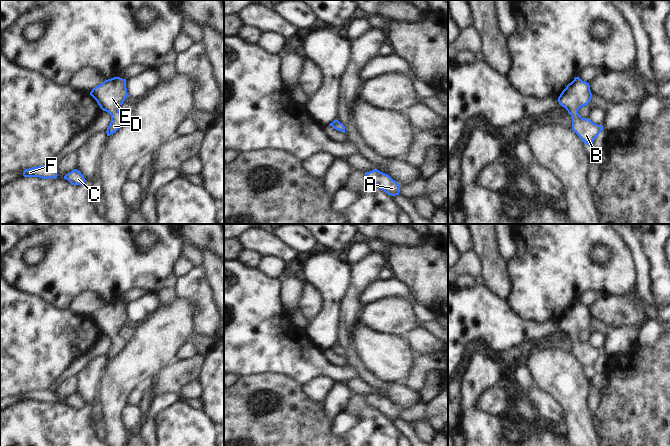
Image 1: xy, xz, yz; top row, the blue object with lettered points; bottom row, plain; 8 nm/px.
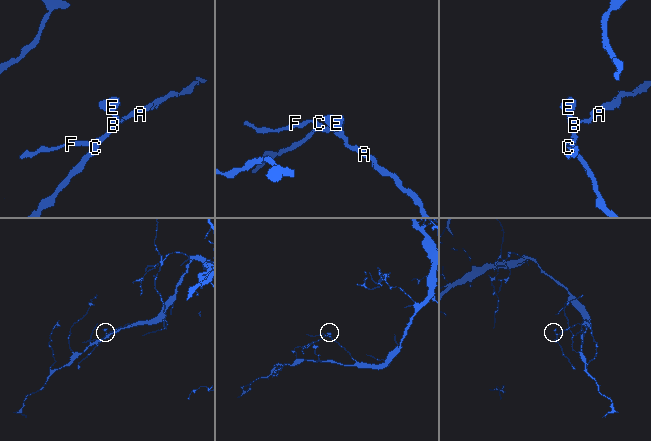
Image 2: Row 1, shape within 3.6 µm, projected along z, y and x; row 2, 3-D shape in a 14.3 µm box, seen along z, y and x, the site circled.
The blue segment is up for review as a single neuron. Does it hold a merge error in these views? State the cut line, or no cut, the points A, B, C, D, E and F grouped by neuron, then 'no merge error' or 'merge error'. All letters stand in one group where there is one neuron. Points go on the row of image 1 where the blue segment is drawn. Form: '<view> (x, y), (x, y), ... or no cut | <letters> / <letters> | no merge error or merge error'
no cut | A B C D E F | no merge error

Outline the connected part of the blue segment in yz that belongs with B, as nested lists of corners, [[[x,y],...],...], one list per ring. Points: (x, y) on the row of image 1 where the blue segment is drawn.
[[[575,77],[558,97],[559,104],[571,115],[572,130],[589,147],[603,129],[602,125],[593,123],[590,119],[582,118],[578,113],[578,110],[587,105],[591,98],[589,83],[582,81],[579,77]]]

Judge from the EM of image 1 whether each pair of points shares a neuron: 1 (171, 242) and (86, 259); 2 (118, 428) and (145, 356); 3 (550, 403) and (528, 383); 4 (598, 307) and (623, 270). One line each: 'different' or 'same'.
1: same
2: same
3: different
4: different

